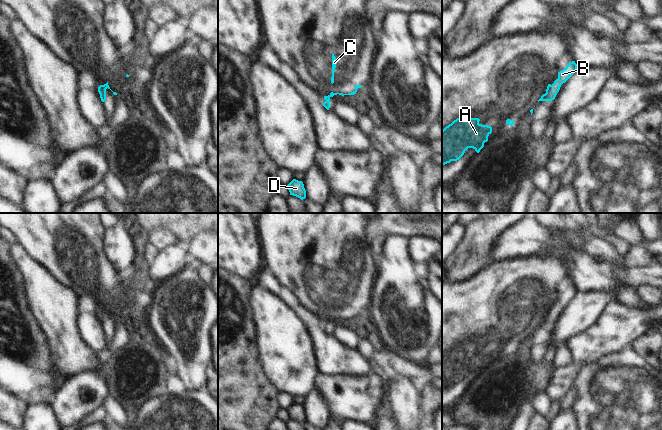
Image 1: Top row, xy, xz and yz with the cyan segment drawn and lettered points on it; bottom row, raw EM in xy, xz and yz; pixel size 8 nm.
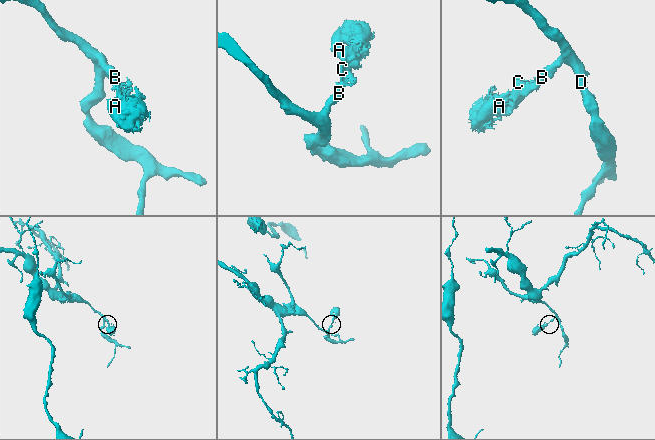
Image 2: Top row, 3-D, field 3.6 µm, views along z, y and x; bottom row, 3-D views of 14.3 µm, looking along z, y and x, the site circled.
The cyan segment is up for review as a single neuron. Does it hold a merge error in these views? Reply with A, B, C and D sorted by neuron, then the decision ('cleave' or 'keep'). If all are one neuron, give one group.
A C / B D; cleave

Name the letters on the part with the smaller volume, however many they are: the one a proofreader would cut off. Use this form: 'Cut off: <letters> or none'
Cut off: A, C.

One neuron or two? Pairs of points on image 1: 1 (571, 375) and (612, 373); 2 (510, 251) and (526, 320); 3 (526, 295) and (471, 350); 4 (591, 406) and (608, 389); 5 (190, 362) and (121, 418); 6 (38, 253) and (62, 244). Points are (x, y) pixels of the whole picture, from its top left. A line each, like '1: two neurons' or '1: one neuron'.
1: two neurons
2: two neurons
3: one neuron
4: one neuron
5: two neurons
6: one neuron

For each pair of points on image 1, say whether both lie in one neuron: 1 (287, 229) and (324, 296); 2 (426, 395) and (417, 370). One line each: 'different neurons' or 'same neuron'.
1: same neuron
2: different neurons

